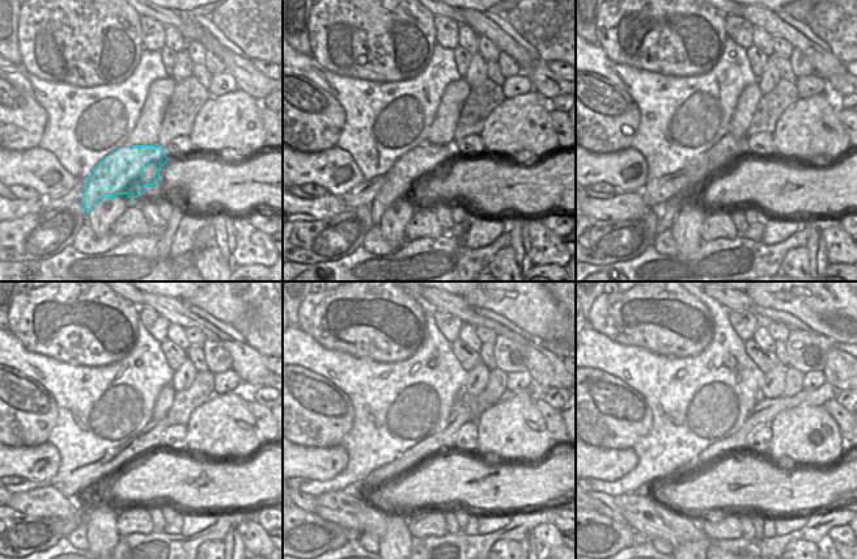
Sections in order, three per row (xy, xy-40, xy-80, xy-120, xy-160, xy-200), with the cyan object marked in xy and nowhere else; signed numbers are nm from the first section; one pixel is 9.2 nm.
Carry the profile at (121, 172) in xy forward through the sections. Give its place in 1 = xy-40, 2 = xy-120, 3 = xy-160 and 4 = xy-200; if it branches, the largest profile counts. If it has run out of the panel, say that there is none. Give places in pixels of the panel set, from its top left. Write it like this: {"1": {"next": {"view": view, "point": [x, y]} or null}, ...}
{"1": {"next": {"view": "xy-40", "point": [411, 170]}}, "2": {"next": {"view": "xy-120", "point": [85, 500]}}, "3": {"next": {"view": "xy-160", "point": [351, 534]}}, "4": {"next": {"view": "xy-200", "point": [639, 538]}}}

